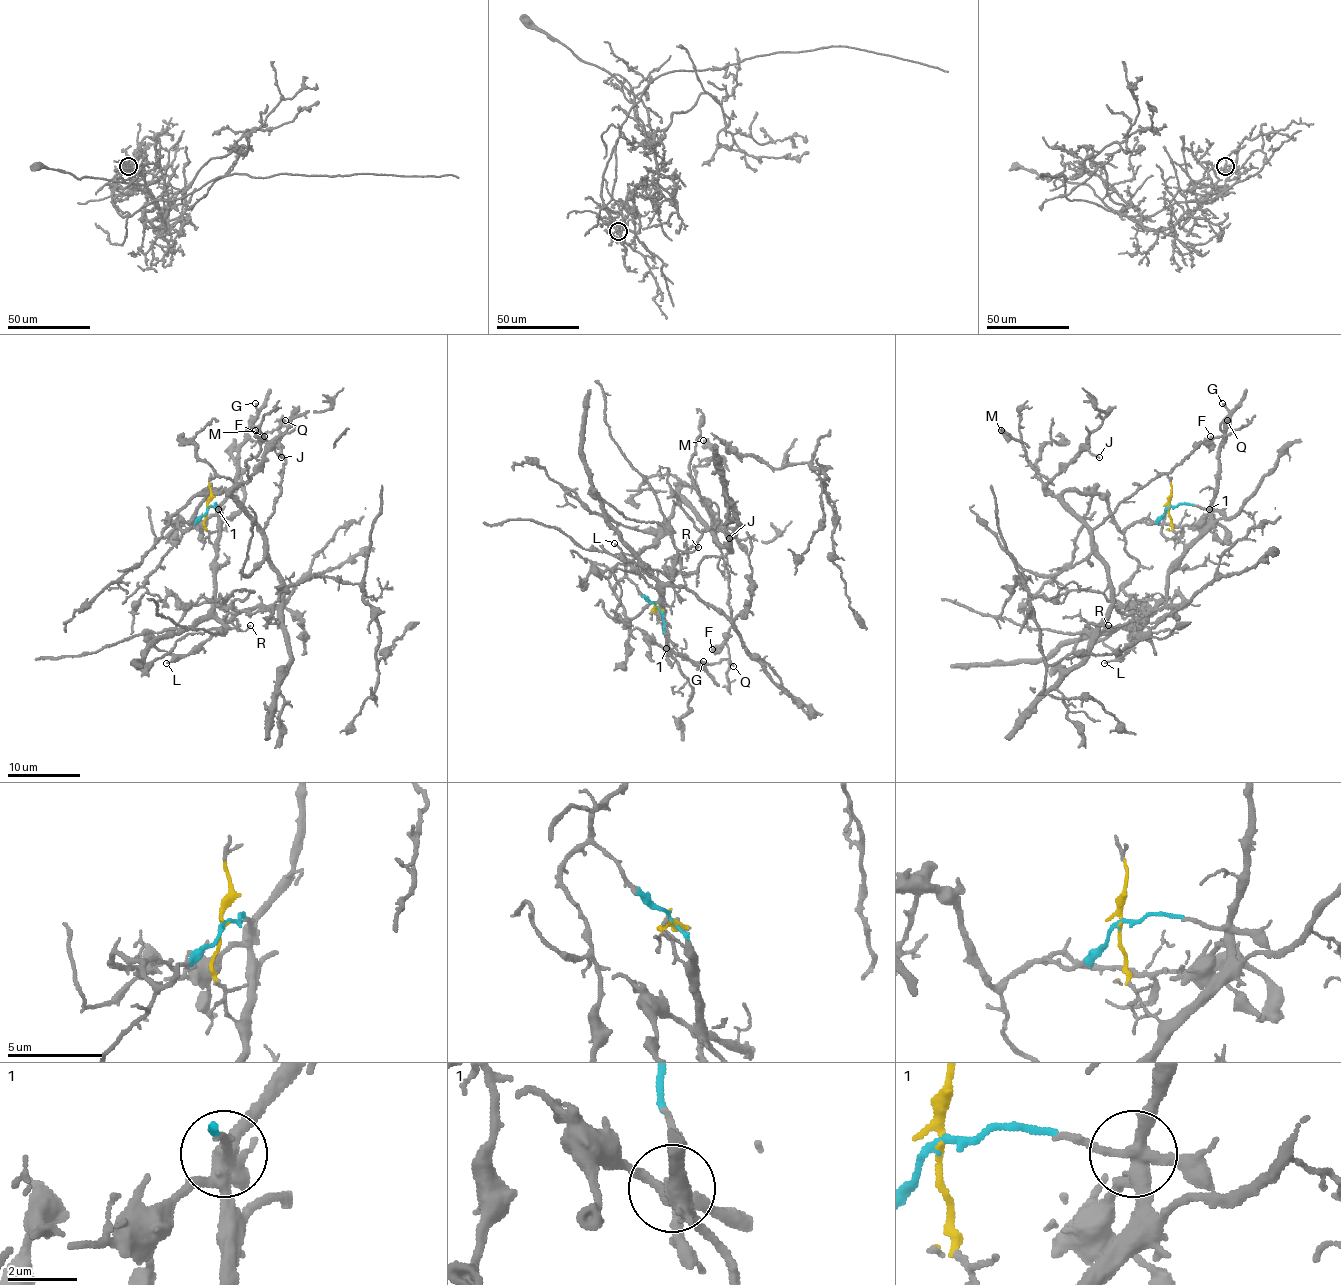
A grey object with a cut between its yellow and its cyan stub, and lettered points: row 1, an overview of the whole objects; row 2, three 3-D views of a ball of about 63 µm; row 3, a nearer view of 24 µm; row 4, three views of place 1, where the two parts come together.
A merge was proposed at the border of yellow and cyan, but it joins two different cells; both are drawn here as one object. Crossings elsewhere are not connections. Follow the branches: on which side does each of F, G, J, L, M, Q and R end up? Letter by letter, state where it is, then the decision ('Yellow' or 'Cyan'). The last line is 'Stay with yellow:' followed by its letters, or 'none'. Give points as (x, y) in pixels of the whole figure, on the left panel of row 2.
F: Place: (264, 436). Cyan
G: Place: (255, 403). Yellow
J: Place: (281, 457). Cyan
L: Place: (166, 663). Yellow
M: Place: (255, 430). Cyan
Q: Place: (285, 420). Yellow
R: Place: (250, 625). Yellow
Stay with yellow: G, L, Q, R

